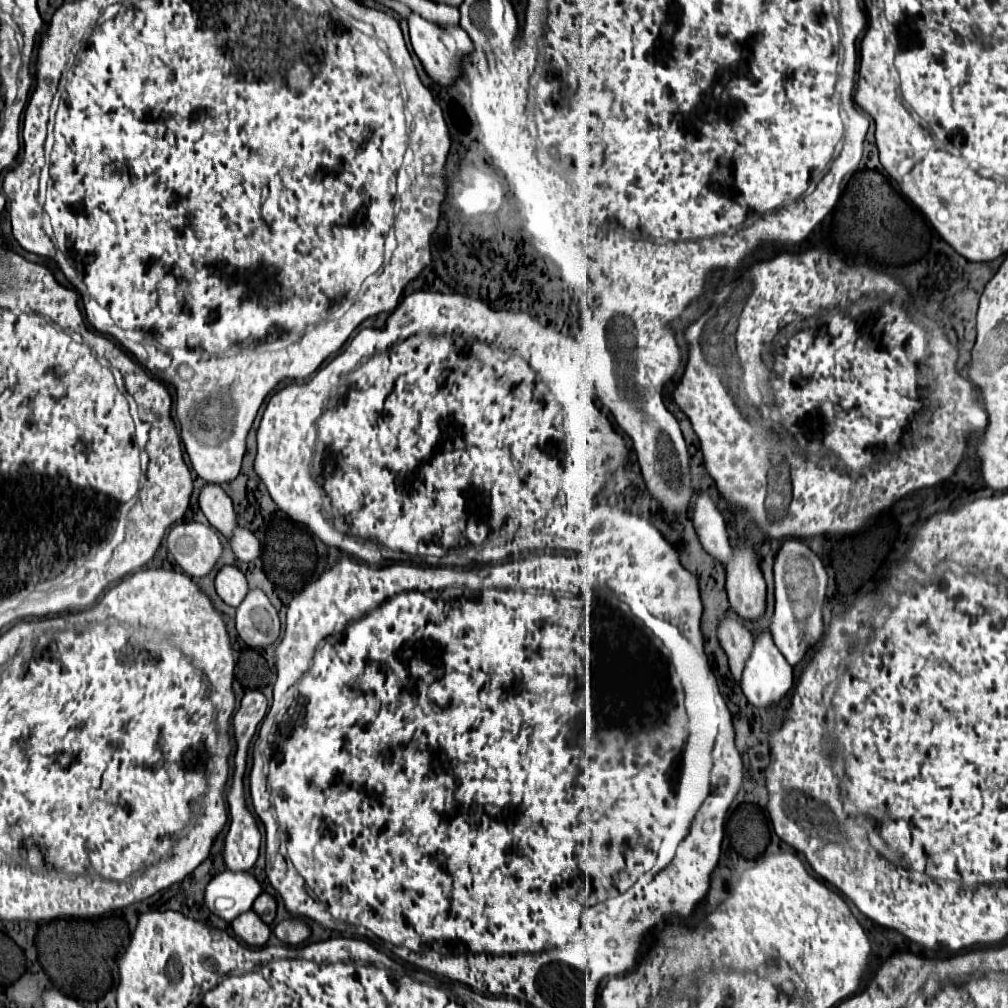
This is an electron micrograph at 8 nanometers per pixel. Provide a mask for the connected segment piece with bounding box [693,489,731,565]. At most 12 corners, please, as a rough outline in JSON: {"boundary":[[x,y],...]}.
{"boundary":[[703,489],[693,527],[703,549],[725,565],[731,555],[725,519]]}

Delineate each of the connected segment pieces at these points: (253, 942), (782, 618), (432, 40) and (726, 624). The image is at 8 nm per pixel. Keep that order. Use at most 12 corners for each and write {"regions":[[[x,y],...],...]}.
{"regions":[[[253,911],[239,915],[233,933],[251,947],[263,947],[271,929]],[[799,539],[775,557],[769,631],[791,665],[824,634],[828,574]],[[411,13],[413,51],[429,77],[451,85],[473,43],[459,25]],[[719,619],[717,637],[739,681],[753,635],[737,619]]]}

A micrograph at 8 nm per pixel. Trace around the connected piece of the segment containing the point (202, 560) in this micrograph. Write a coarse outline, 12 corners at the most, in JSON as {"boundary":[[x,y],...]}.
{"boundary":[[175,523],[167,549],[191,577],[221,555],[217,531]]}

